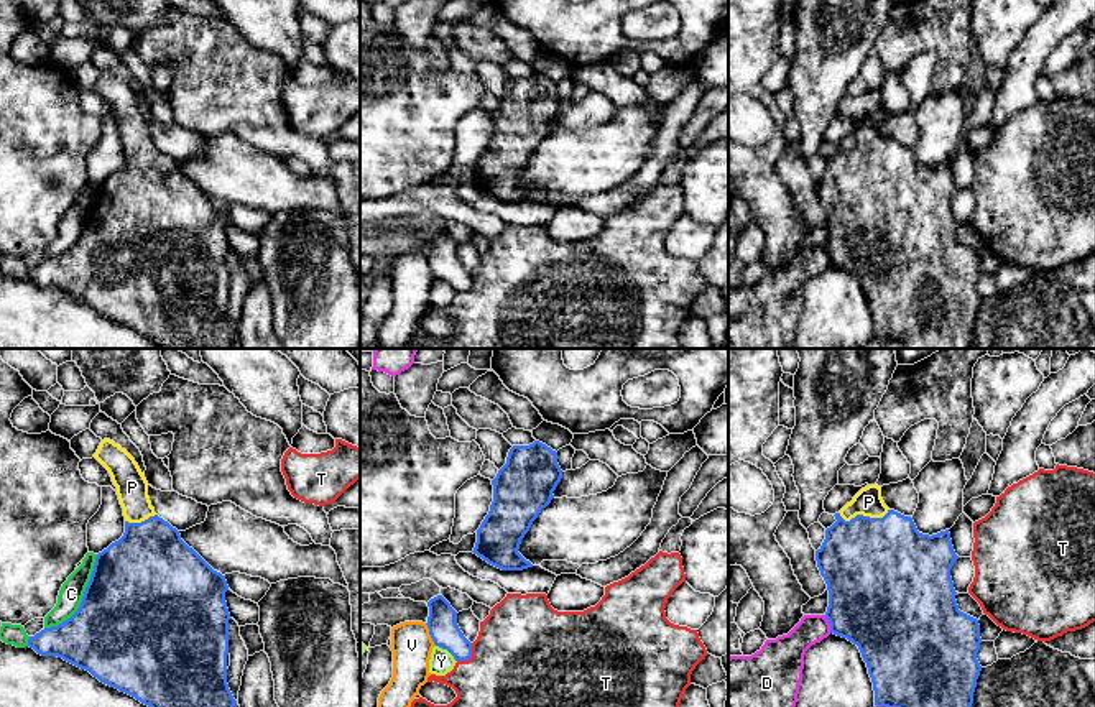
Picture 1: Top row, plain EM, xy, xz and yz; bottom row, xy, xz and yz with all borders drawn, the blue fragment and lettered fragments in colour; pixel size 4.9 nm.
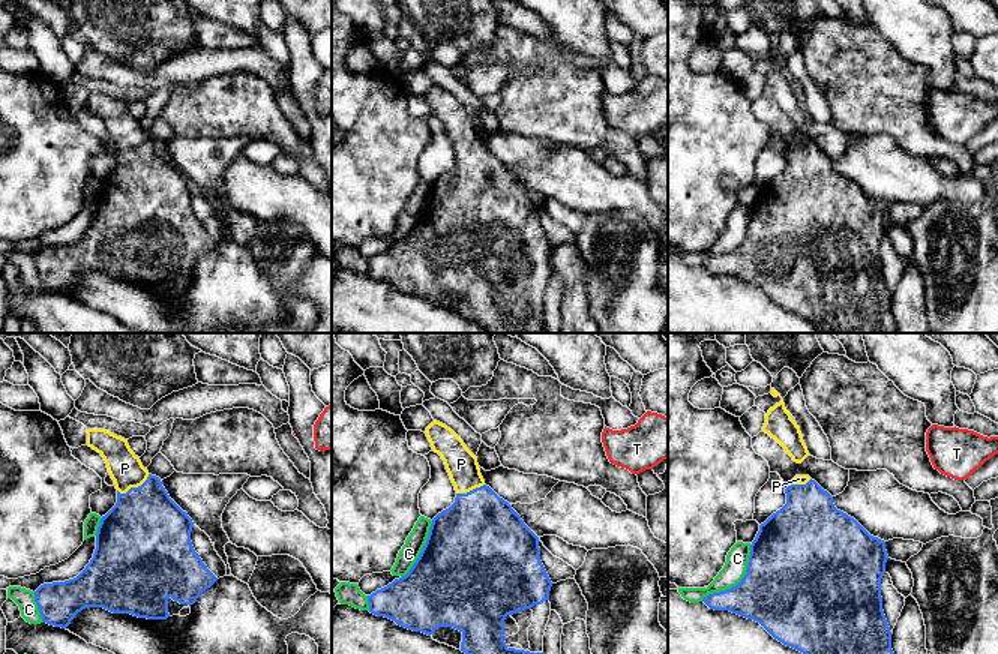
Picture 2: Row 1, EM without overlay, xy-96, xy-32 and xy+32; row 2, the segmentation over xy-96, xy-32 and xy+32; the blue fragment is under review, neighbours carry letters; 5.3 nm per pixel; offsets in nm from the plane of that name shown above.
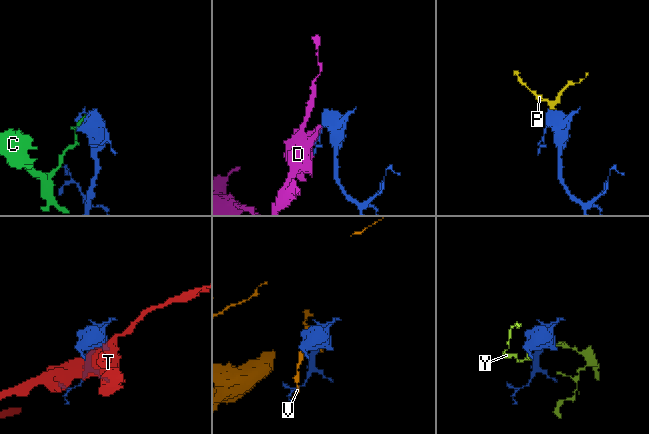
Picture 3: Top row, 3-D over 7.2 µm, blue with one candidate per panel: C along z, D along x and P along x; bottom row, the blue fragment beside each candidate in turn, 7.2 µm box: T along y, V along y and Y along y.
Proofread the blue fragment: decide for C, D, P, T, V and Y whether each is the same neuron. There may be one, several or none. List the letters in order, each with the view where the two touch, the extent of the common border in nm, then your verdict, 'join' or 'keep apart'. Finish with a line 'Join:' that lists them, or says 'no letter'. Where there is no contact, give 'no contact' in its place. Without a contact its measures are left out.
C: contact in xy; length 440 nm; keep apart
D: contact in yz; length 90 nm; keep apart
P: contact in yz; length 260 nm; join
T: contact in xz; length 120 nm; keep apart
V: contact in xz; length 130 nm; keep apart
Y: contact in xz; length 130 nm; keep apart
Join: P

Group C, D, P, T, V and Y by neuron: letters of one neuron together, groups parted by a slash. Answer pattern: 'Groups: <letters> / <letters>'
Groups: C / D / P / T / V / Y

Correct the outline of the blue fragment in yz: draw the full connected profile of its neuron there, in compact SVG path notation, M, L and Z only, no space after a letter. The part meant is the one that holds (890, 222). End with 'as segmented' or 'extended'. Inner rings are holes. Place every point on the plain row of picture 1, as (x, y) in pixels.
M868 117L862 120L850 135L847 135L839 145L834 146L835 155L825 161L825 171L822 178L815 183L817 199L824 209L829 222L829 238L825 250L830 255L830 265L847 270L858 278L863 293L866 294L868 306L873 314L875 337L899 340L903 349L970 349L973 324L977 319L977 311L980 307L982 298L977 291L980 281L980 256L978 252L960 243L955 232L955 220L950 209L950 201L959 187L954 183L949 161L937 166L922 166L917 163L911 148L904 148L894 141L889 141L881 130L881 118Z; extended

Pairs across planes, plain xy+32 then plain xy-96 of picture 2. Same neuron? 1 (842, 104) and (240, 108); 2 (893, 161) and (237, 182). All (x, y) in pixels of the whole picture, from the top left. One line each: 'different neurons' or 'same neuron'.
1: same neuron
2: same neuron

